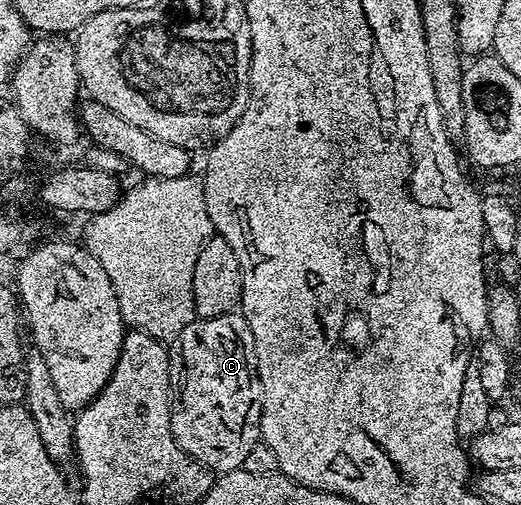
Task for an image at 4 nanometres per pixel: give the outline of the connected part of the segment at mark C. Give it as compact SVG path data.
M236 311L217 317L201 317L183 329L178 344L184 382L178 385L178 400L172 411L172 434L181 453L187 453L217 474L226 475L241 468L246 455L262 441L260 420L264 410L264 388L256 366L256 344L250 323Z

